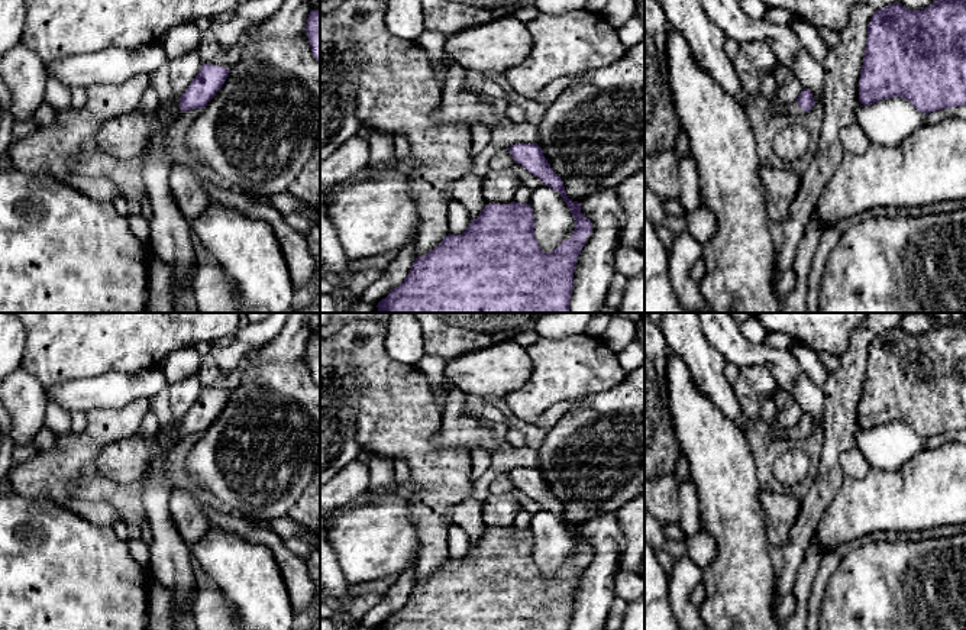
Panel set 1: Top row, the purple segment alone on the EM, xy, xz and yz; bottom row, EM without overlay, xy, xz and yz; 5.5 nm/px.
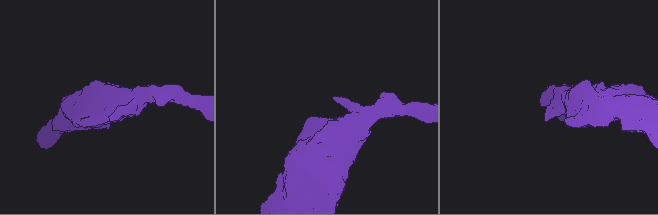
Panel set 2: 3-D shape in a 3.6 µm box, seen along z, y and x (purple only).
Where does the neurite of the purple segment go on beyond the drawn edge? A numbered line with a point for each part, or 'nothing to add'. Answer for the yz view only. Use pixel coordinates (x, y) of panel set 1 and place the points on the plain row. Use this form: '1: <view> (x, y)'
1: yz (792, 433)

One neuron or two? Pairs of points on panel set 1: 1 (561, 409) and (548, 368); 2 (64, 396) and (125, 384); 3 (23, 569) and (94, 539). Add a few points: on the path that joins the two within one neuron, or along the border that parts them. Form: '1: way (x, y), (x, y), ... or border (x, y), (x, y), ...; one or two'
1: border (574, 400), (562, 400), (552, 404), (535, 423); two
2: way (78, 396), (110, 391); one
3: way (41, 569), (64, 569), (77, 556); one

